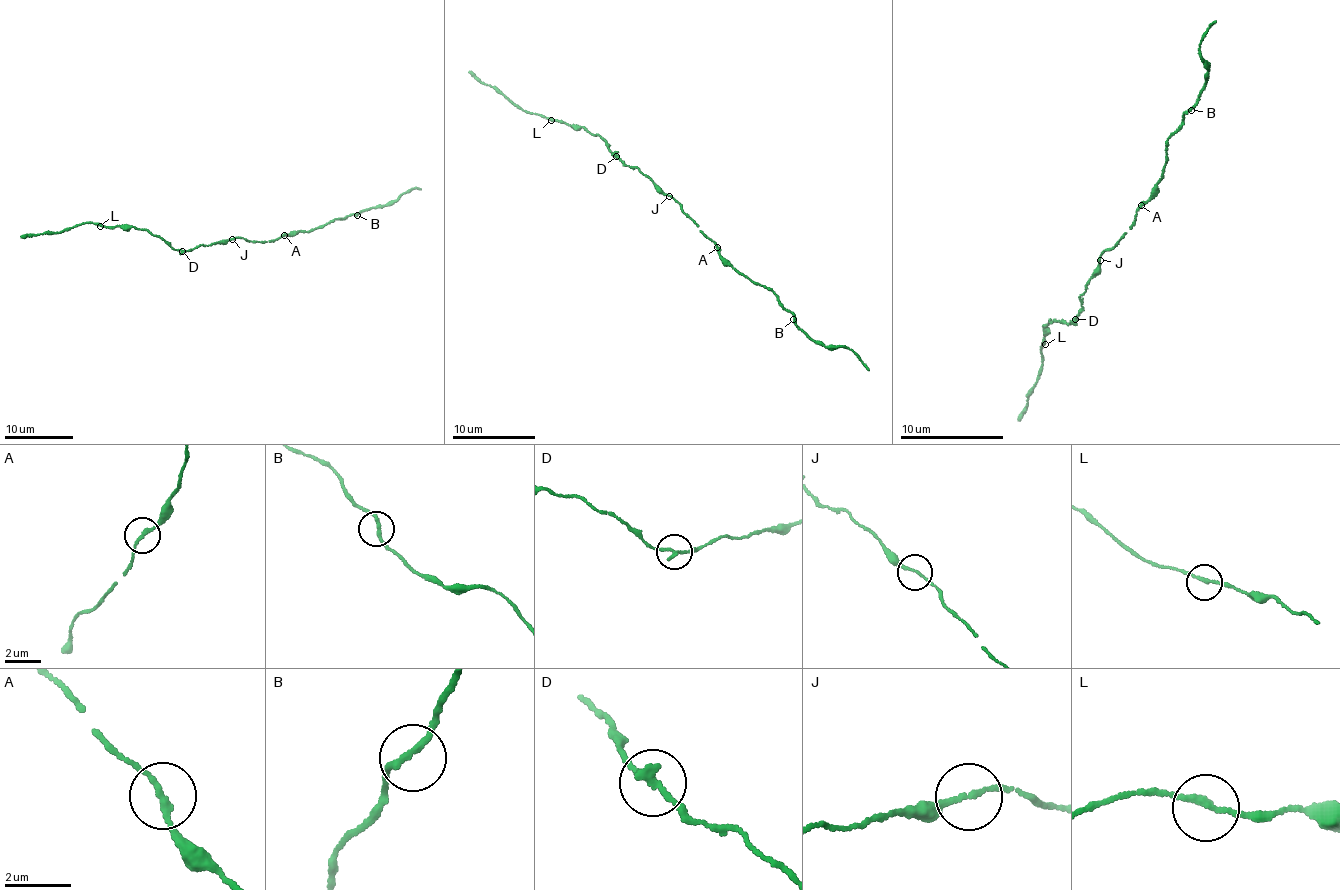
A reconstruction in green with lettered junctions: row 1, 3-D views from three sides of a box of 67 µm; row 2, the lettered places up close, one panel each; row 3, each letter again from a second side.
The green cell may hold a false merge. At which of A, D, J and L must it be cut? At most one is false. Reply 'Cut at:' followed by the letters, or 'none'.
Cut at: none

